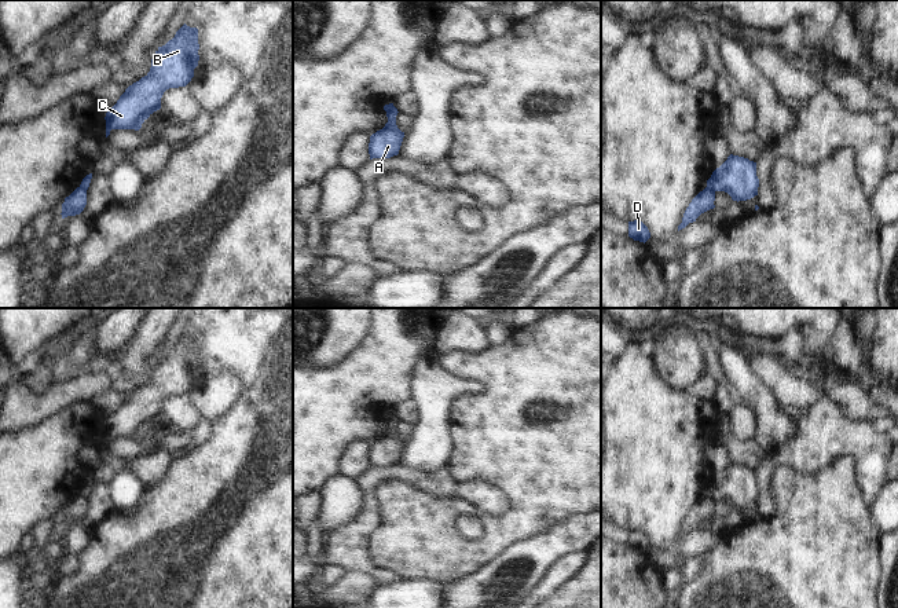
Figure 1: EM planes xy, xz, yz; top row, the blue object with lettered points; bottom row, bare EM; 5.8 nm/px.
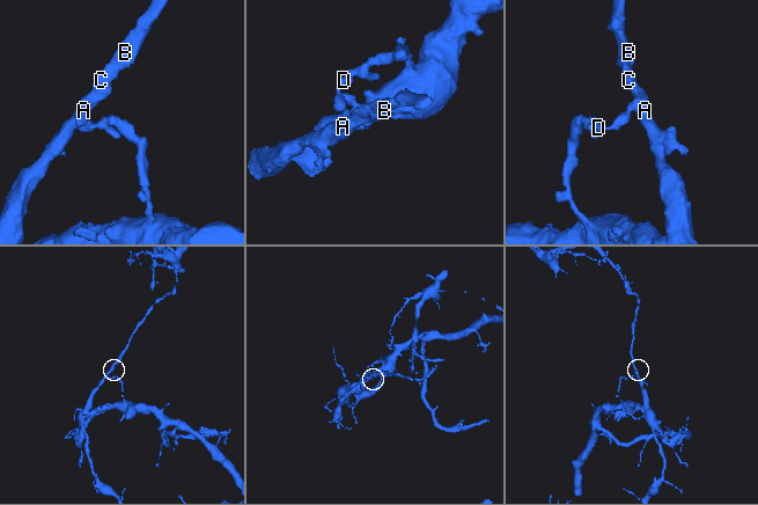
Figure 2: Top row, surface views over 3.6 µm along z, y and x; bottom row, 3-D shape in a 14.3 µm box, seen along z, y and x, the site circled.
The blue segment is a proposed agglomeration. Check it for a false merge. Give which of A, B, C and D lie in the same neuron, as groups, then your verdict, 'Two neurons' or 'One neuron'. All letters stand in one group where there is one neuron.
Groups: A B C / D. Two neurons.

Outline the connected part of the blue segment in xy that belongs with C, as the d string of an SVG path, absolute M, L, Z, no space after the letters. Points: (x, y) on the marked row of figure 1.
M186 23L165 45L158 47L150 72L129 85L106 113L106 138L111 129L139 131L142 124L161 109L161 98L169 88L186 87L198 66L198 29Z

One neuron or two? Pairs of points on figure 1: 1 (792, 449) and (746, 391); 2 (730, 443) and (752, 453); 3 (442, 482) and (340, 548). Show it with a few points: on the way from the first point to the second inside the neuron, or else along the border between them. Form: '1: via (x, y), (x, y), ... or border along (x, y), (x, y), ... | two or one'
1: border along (794, 418), (795, 432), (780, 447), (765, 453) | two
2: via (736, 447), (747, 451) | one
3: via (407, 472), (378, 473), (369, 483), (369, 513) | one

